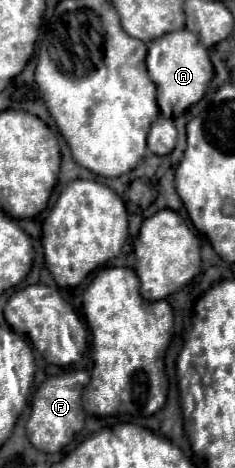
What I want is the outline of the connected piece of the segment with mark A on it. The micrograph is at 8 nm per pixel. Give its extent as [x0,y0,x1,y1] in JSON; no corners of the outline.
[147,29,213,119]

